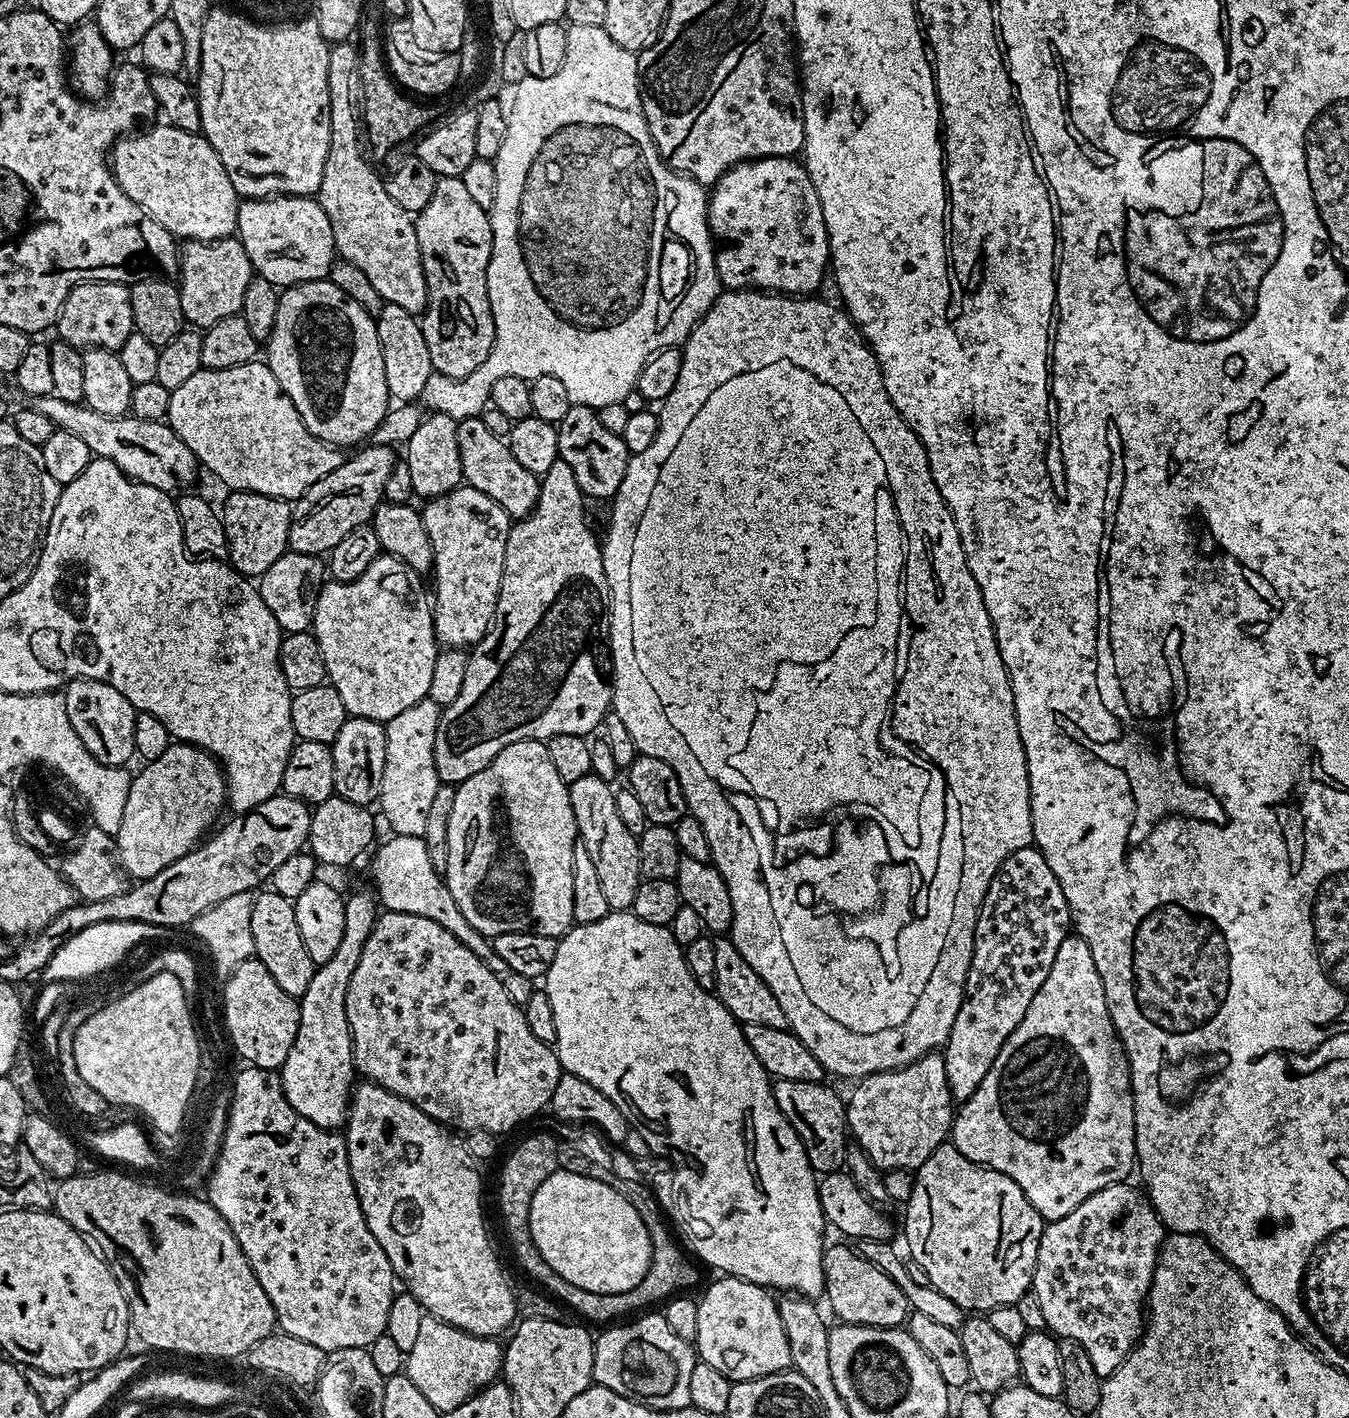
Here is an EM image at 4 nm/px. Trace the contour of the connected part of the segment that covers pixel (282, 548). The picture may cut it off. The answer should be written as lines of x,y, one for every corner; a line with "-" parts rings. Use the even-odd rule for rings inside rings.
257,492
227,493
222,507
224,533
228,539
228,560
242,576
259,578
282,553
289,551
288,531
292,521
292,504
277,496
263,496

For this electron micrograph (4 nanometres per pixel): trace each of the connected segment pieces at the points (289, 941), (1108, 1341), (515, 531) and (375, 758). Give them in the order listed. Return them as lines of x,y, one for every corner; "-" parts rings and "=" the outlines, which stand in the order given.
271,890
257,891
252,902
250,930
254,938
255,959
270,970
274,982
278,982
286,994
297,998
301,996
306,986
310,986
310,978
316,973
317,965
312,963
310,953
306,951
306,942
302,942
295,903
=
1132,1182
1111,1184
1094,1194
1090,1194
1090,1198
1086,1198
1078,1206
1074,1206
1074,1210
1070,1210
1070,1214
1066,1214
1066,1218
1058,1218
1045,1223
1044,1233
1038,1242
1036,1268
1032,1272
1030,1291
1038,1298
1038,1306
1042,1306
1042,1315
1046,1318
1044,1328
1060,1340
1078,1342
1078,1346
1082,1346
1082,1350
1086,1350
1086,1354
1090,1354
1090,1362
1094,1365
1094,1370
1102,1378
1114,1374
1114,1370
1118,1370
1118,1366
1122,1366
1122,1362
1126,1362
1126,1358
1135,1348
1136,1343
1140,1341
1141,1336
1144,1335
1148,1291
1152,1285
1156,1263
1160,1260
1160,1249
1163,1248
1166,1239
1166,1229
1164,1223
1160,1220
1160,1215
1156,1213
1155,1206
1152,1205
1147,1195
1139,1187
1137,1188
1132,1185
=
558,459
544,476
539,477
540,493
536,499
536,506
527,516
517,519
508,529
506,538
506,558
504,559
504,573
500,583
498,602
494,610
494,618
486,630
486,634
467,653
468,665
466,678
462,678
462,690
454,702
450,702
440,714
437,733
434,736
434,762
437,766
437,778
440,784
453,786
462,783
466,778
478,774
490,761
506,746
523,740
547,740
558,734
574,734
587,737
601,727
604,715
612,708
612,686
607,675
600,673
600,667
605,667
606,633
608,631
608,579
604,573
604,553
598,536
592,533
588,520
584,517
584,503
586,497
578,486
578,478
574,478
574,470
566,466
564,460
=
353,716
338,730
338,738
330,746
334,758
335,795
346,798
346,802
372,806
380,799
383,770
386,767
387,734
385,725
378,720
367,720

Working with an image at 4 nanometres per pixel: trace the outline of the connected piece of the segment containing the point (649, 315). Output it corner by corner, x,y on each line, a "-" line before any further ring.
571,26
568,28
568,41
566,42
566,58
562,62
562,70
558,70
558,74
550,74
550,78
538,78
537,76
527,76
525,80
515,85
512,96
512,108
508,112
508,129
506,130
506,142
502,142
502,150
498,150
494,161
496,173
498,174
498,190
494,196
494,206
490,210
492,218
492,253
490,254
490,262
486,270
486,290
490,298
490,310
494,318
494,342
490,354
486,358
486,362
482,362
482,366
478,366
478,370
474,370
470,374
466,374
466,378
461,380
452,380
449,376
441,376
439,374
432,375
426,382
426,386
422,390
419,403
425,409
435,410
442,414
450,414
450,418
454,418
457,422
470,418
471,416
480,416
484,409
489,407
492,398
492,387
494,382
498,382
498,378
506,378
507,376
517,376
529,382
536,380
540,376
553,376
562,381
562,386
566,386
566,394
570,394
573,404
581,404
587,408
599,409
602,406
610,406
611,404
619,404
626,398
626,394
635,389
638,382
638,374
642,374
642,366
646,361
655,354
662,351
663,348
675,348
683,345
689,334
692,333
692,327
701,320
708,312
708,308
716,300
718,293
721,291
719,275
716,271
716,253
714,251
714,241
712,231
708,229
708,198
709,193
706,191
705,185
699,184
697,180
691,176
686,176
675,172
673,168
668,167
665,160
660,157
660,152
656,148
654,138
648,129
646,122
646,114
642,106
642,98
640,97
640,75
636,69
637,53
626,50
622,46
618,46
618,42
614,42
614,38
610,38
610,34
606,29
598,26

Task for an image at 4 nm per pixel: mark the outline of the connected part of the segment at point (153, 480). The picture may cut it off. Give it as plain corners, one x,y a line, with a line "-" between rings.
55,395
33,396
30,406
38,410
38,414
46,414
46,418
50,418
59,431
82,438
82,442
90,446
93,457
114,462
118,470
140,484
172,494
175,488
190,483
198,473
196,456
190,446
186,446
186,442
182,442
182,438
178,438
178,434
174,434
174,430
164,420
139,420
131,414
103,416
83,402
66,402

